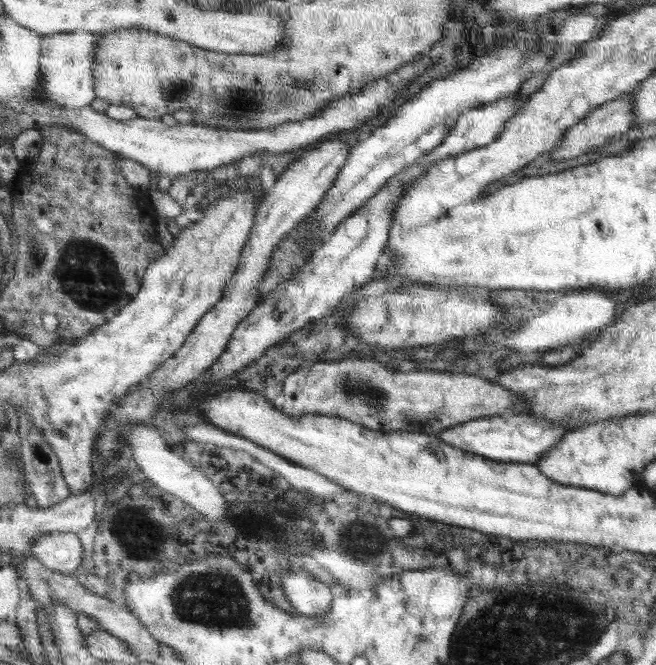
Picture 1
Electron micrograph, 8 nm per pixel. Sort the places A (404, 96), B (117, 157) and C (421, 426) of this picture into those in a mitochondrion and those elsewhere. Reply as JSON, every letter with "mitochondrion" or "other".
{"A":"other","B":"other","C":"other"}

